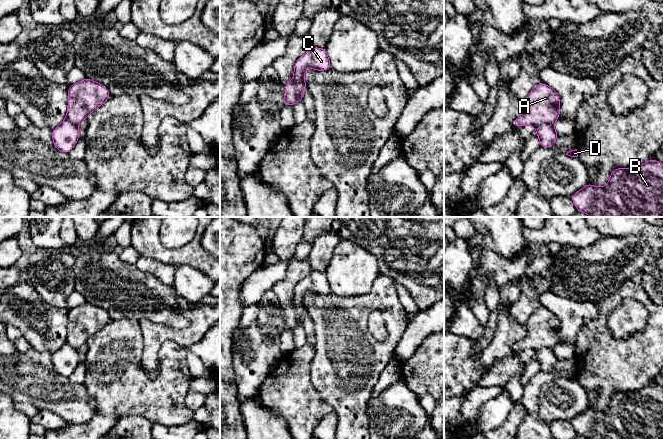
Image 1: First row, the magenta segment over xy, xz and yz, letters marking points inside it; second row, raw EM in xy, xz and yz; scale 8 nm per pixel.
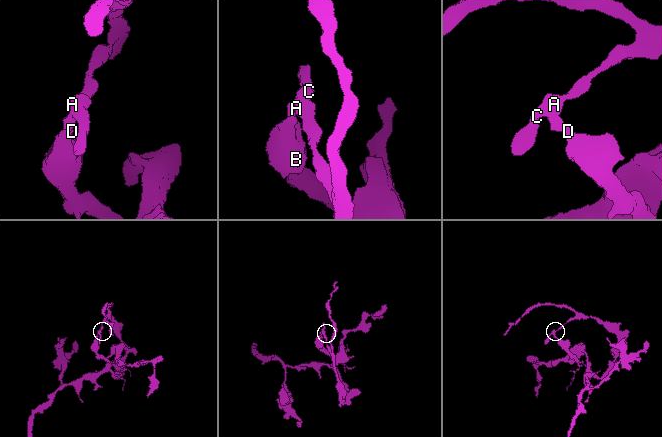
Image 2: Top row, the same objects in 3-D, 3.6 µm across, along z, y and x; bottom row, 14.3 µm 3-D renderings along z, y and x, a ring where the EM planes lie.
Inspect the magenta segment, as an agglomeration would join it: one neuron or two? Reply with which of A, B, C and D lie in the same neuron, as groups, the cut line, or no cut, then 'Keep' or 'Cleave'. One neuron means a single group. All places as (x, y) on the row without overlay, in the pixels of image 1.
Groups: A C / B D. Split along xz (292, 304), (295, 310), (297, 325). Cleave

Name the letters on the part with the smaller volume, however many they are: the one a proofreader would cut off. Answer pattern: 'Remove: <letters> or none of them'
Remove: B, D

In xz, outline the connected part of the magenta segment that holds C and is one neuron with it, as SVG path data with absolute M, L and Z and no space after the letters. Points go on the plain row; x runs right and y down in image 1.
M312 271L295 287L292 305L297 317L297 326L303 325L303 316L307 312L307 308L304 305L304 295L307 292L318 295L331 293L330 284L326 274L318 271Z

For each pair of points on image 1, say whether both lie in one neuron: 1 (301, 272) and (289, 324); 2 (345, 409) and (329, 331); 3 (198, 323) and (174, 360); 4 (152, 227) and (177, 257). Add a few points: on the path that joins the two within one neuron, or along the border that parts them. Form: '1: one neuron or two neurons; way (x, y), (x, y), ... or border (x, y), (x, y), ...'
1: one neuron; way (288, 285), (287, 305), (289, 311)
2: one neuron; way (345, 390), (344, 350)
3: two neurons; border (186, 348), (166, 340), (162, 344), (159, 353)
4: one neuron; way (152, 237), (152, 241), (167, 256)

